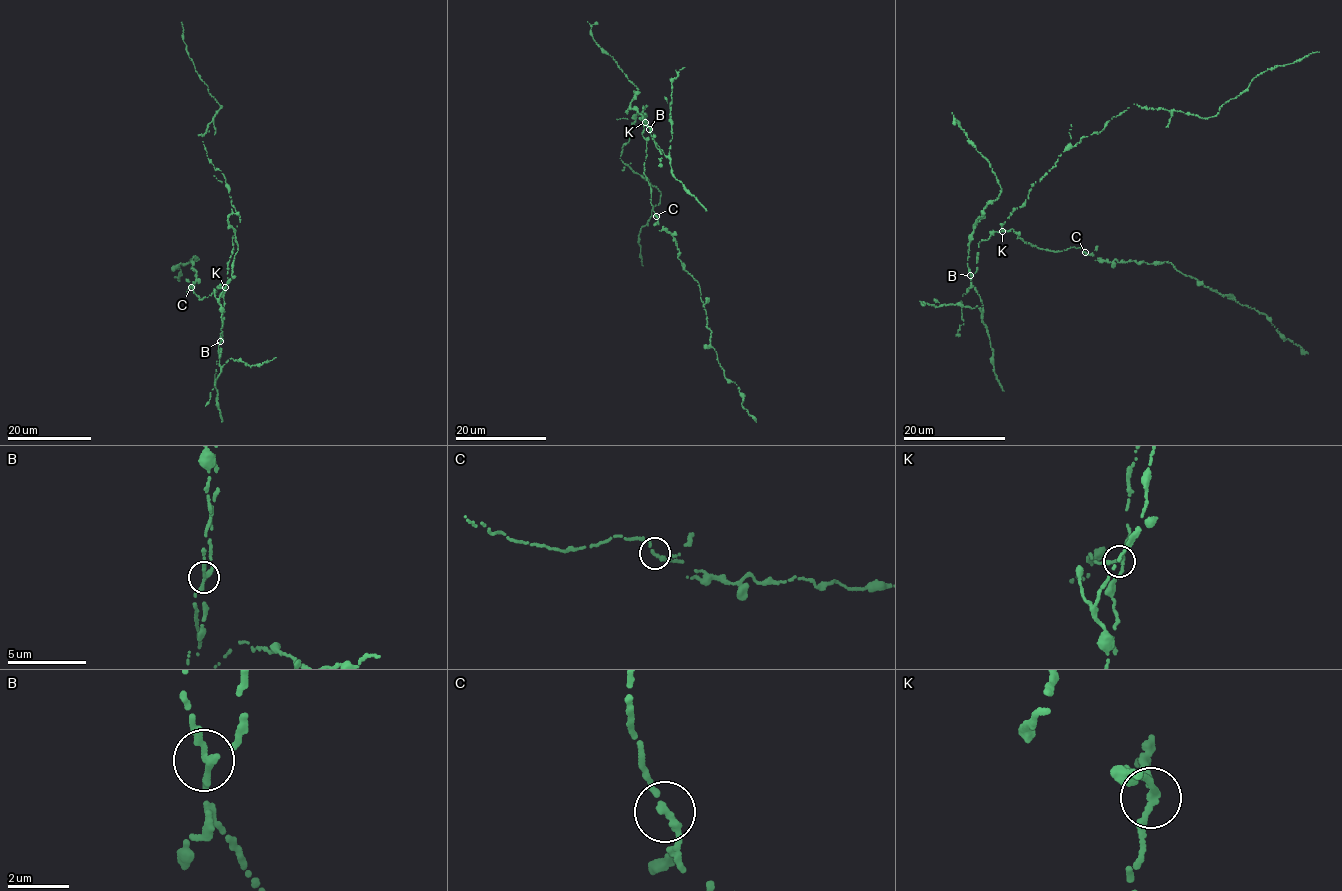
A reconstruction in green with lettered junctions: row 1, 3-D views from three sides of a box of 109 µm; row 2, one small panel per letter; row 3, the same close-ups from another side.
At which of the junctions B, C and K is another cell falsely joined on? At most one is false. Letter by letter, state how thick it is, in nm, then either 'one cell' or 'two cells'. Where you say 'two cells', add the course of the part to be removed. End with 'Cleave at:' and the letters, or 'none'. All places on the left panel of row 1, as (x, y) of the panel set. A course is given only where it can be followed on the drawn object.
B: calibre 200 nm; two cells; course (221, 341), (219, 299), (233, 278), (238, 250), (227, 220), (231, 209)
C: calibre 240 nm; one cell
K: calibre 200 nm; one cell
Cleave at: B

